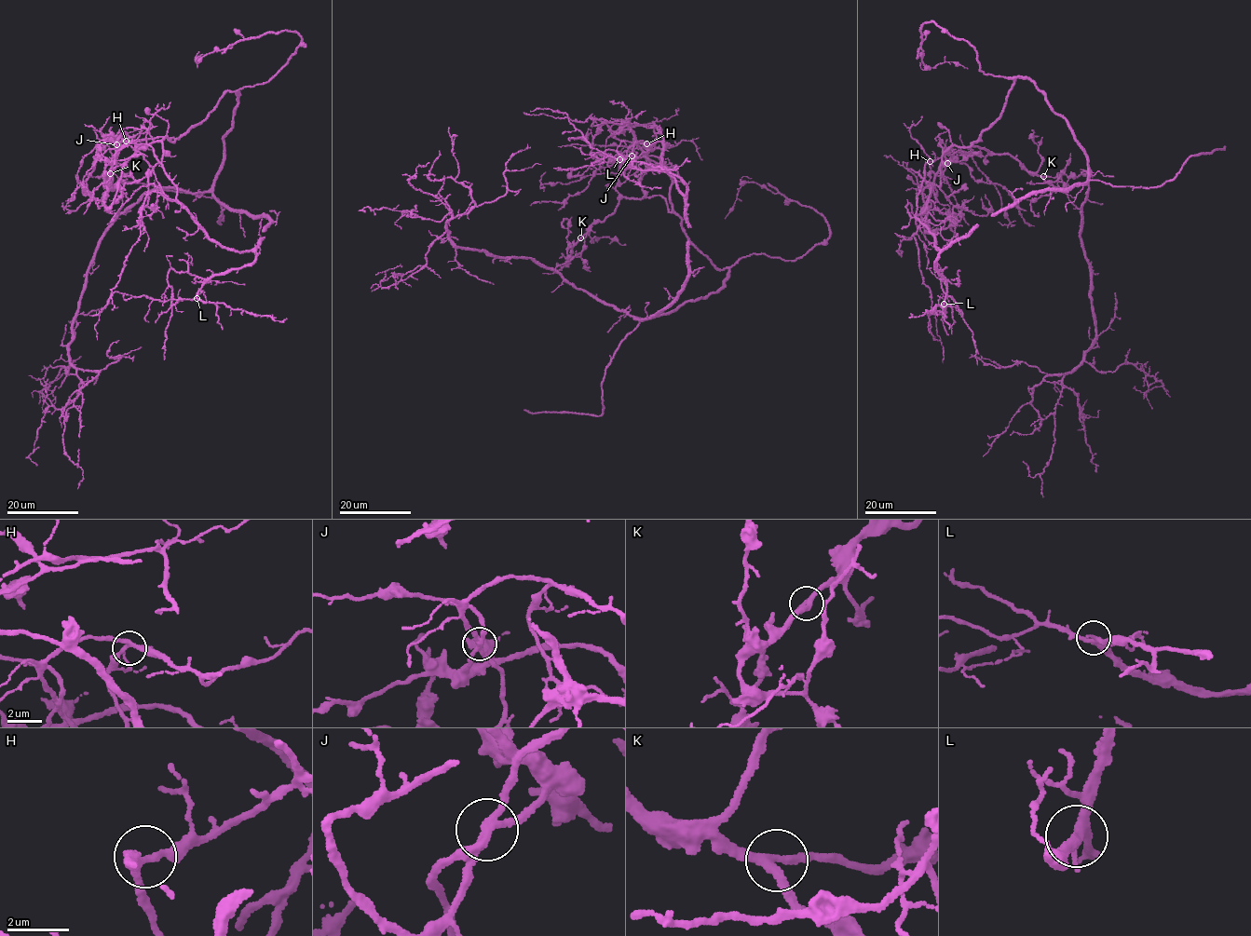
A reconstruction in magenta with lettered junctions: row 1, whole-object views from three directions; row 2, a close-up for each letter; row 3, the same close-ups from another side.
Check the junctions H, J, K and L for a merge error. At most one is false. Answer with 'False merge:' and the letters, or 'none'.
False merge: none

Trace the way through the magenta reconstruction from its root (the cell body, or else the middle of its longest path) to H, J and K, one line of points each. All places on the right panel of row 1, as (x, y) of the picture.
H: (979, 135), (969, 146), (950, 145), (944, 154), (938, 144), (953, 157), (939, 175), (931, 169), (930, 161)
J: (979, 135), (969, 146), (950, 145), (944, 154), (940, 143), (953, 157), (947, 163)
K: (979, 135), (981, 140), (971, 145), (993, 154), (1009, 154), (1028, 171), (1043, 176)

